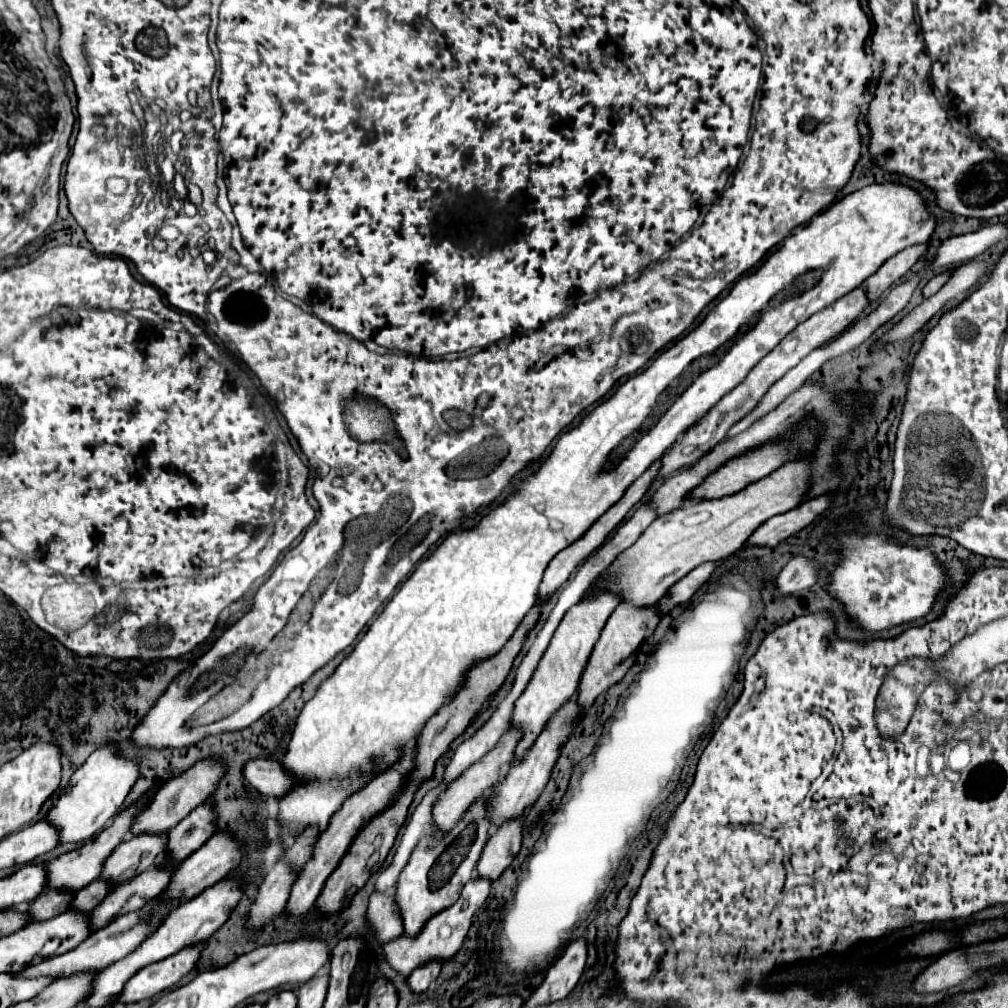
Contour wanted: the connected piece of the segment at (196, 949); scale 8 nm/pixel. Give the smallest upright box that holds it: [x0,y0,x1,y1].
[121,942,207,1002]

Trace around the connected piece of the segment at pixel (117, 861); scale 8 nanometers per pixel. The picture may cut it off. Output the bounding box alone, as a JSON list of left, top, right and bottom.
[103,834,165,884]

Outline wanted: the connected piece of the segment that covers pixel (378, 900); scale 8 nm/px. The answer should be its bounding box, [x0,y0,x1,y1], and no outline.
[367,892,401,944]

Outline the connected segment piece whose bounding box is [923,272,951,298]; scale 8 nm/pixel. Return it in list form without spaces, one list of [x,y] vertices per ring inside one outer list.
[[[945,272],[945,274],[937,274],[937,276],[933,276],[927,284],[925,284],[925,288],[923,288],[923,298],[929,298],[929,296],[933,296],[947,280],[949,280],[949,276],[951,276],[951,272]]]

